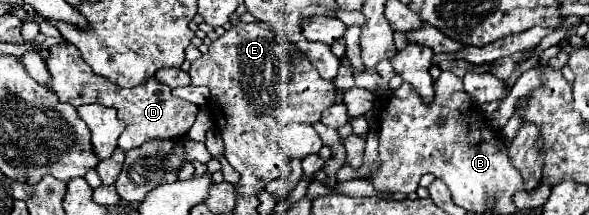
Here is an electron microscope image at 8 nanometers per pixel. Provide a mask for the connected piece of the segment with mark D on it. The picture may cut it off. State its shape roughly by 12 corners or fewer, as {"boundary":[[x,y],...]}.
{"boundary":[[72,44],[50,48],[50,88],[72,106],[118,110],[122,150],[182,138],[198,106],[154,76],[120,88]]}

